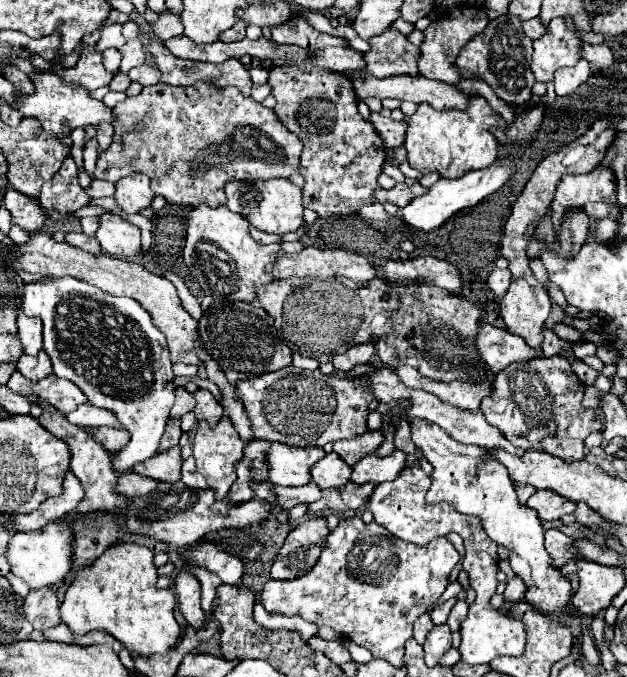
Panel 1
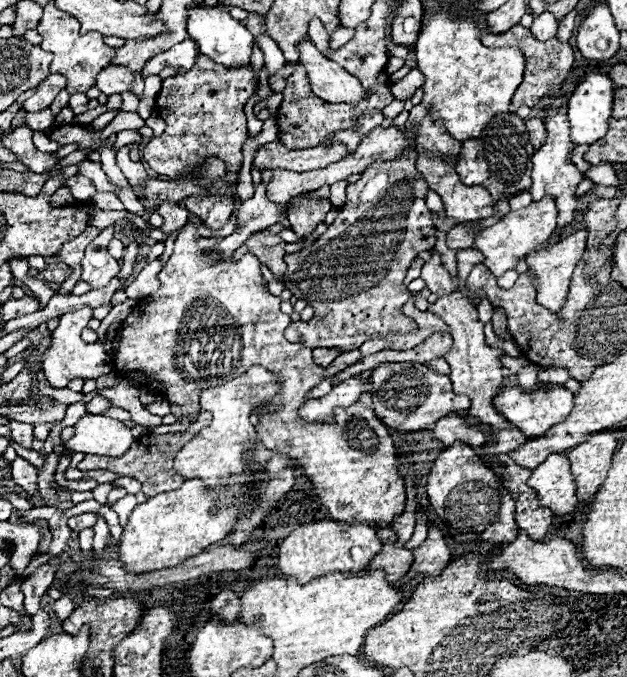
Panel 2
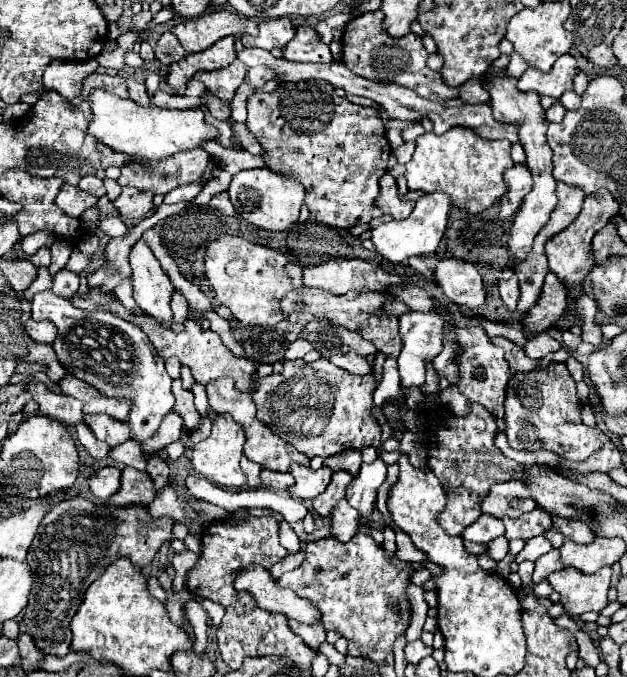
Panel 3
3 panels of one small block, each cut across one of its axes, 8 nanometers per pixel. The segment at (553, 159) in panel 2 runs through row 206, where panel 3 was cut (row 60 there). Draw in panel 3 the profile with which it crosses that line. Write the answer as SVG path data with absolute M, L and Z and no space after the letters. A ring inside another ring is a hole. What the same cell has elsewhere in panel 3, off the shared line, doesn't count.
M566 54L566 56L560 56L552 70L548 74L540 72L540 70L534 70L534 68L528 68L522 78L518 80L518 88L522 92L538 92L540 96L552 96L554 100L558 100L566 90L572 90L574 84L572 84L572 78L578 74L578 64L576 64L576 58Z

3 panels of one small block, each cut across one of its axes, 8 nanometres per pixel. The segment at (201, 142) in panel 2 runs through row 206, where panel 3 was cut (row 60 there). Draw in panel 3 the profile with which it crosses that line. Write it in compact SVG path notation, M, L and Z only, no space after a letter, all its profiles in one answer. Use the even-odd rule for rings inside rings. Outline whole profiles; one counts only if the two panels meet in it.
M234 60L226 68L220 68L220 70L214 70L214 72L198 72L194 78L204 82L206 88L214 96L218 96L224 102L230 102L234 98L238 86L244 82L246 72L248 72L248 68L240 60Z

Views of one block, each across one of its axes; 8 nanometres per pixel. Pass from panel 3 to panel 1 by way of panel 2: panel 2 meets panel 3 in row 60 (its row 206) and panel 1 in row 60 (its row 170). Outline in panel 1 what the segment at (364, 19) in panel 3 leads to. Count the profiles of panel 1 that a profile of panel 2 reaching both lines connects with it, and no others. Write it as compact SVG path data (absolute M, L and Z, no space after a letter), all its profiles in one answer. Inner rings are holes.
M388 28L384 34L368 40L370 52L364 54L366 70L376 78L388 76L418 76L418 56L416 48L404 34L394 28Z

